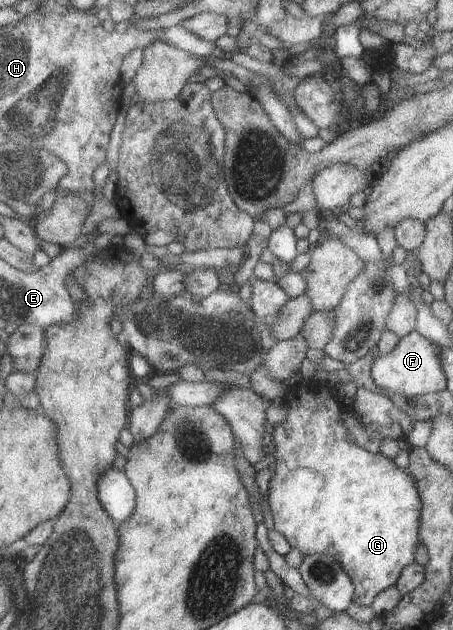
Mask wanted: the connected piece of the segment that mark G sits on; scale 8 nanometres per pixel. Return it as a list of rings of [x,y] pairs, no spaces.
[[[300,380],[287,388],[287,392],[283,397],[288,414],[286,420],[282,424],[278,424],[275,428],[270,428],[272,442],[267,448],[267,465],[270,468],[271,477],[268,484],[268,508],[272,513],[274,520],[274,530],[280,533],[290,548],[297,549],[303,556],[315,553],[330,554],[345,574],[350,578],[353,585],[353,602],[365,607],[370,607],[374,598],[382,591],[395,586],[396,580],[402,573],[402,570],[415,561],[415,553],[418,546],[422,543],[419,538],[419,519],[421,516],[421,499],[412,476],[407,470],[400,469],[394,465],[390,458],[386,458],[380,453],[371,454],[357,446],[355,443],[349,442],[346,438],[347,429],[343,426],[340,416],[344,410],[342,402],[339,401],[338,394],[342,389],[330,389],[326,386],[317,386],[312,380]]]

